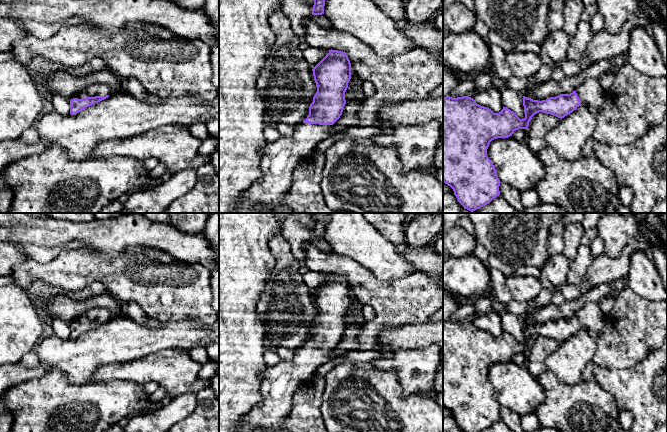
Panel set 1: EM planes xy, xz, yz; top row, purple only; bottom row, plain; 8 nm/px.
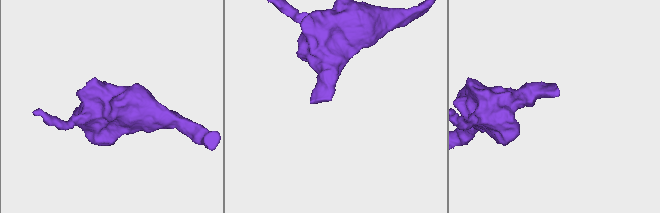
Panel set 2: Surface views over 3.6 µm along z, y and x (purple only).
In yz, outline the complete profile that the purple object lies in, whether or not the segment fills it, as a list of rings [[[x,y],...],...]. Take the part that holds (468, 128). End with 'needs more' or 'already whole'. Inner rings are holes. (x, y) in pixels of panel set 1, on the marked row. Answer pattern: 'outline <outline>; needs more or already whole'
outline [[[587,78],[570,94],[560,94],[542,101],[523,96],[524,119],[520,119],[516,113],[506,107],[503,107],[499,113],[494,113],[491,109],[477,104],[473,98],[468,96],[457,98],[443,97],[443,182],[453,189],[454,195],[464,209],[471,212],[480,209],[500,195],[499,186],[501,182],[497,176],[495,166],[487,156],[487,149],[492,140],[508,138],[516,130],[527,129],[531,118],[539,112],[551,114],[562,119],[583,105],[592,114],[597,115],[600,113],[605,100],[606,92],[602,89],[597,78]]]; needs more

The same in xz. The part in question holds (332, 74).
outline [[[343,51],[329,53],[312,69],[317,92],[309,115],[290,137],[281,136],[261,149],[261,176],[241,194],[236,213],[292,213],[282,205],[292,183],[292,172],[301,159],[330,137],[331,126],[342,115],[351,63]]]; needs more

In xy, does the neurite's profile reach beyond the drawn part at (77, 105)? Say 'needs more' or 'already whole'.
needs more

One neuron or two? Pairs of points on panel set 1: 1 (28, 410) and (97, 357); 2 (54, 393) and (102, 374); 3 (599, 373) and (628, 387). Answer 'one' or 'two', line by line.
1: two
2: two
3: one

